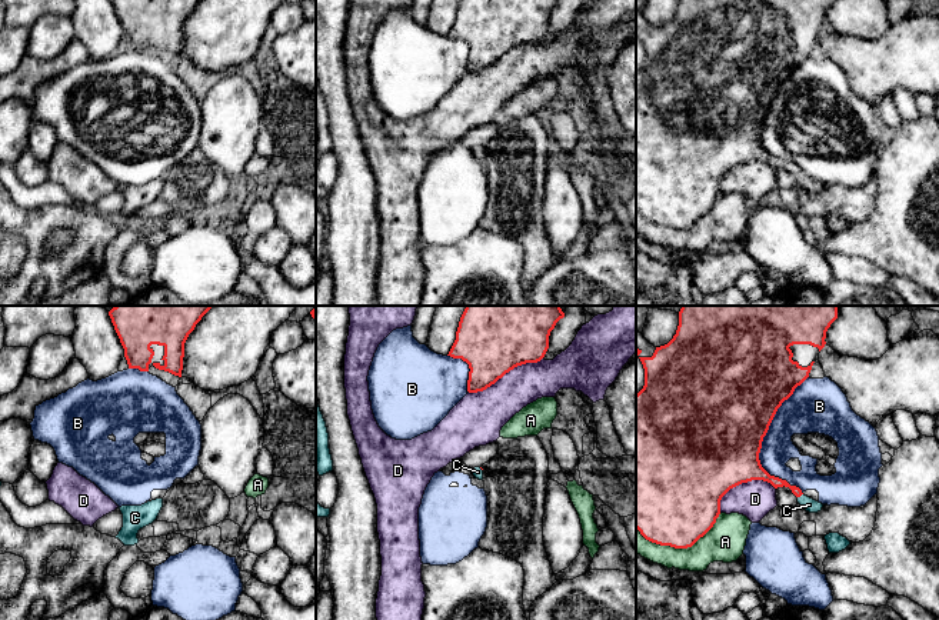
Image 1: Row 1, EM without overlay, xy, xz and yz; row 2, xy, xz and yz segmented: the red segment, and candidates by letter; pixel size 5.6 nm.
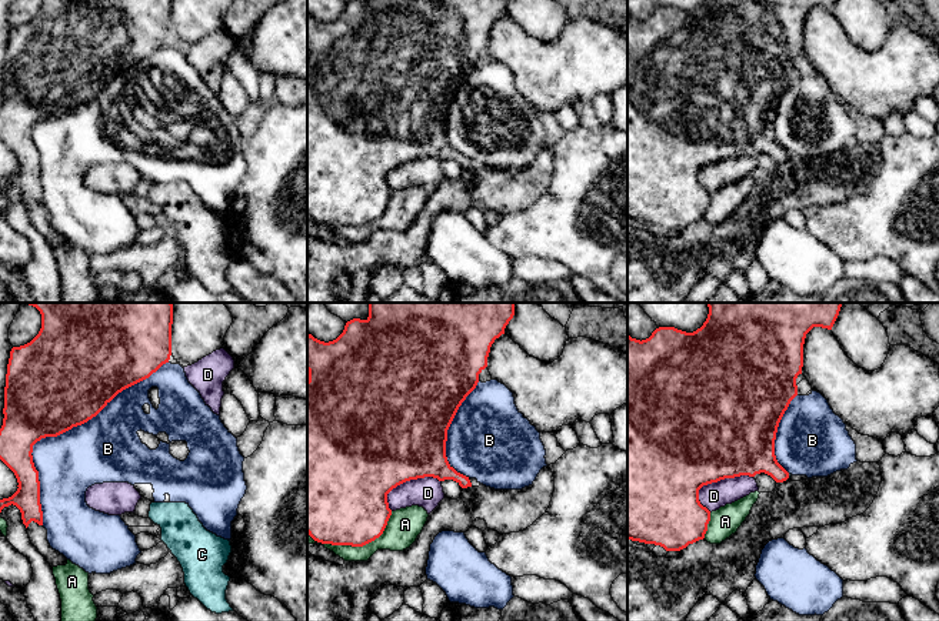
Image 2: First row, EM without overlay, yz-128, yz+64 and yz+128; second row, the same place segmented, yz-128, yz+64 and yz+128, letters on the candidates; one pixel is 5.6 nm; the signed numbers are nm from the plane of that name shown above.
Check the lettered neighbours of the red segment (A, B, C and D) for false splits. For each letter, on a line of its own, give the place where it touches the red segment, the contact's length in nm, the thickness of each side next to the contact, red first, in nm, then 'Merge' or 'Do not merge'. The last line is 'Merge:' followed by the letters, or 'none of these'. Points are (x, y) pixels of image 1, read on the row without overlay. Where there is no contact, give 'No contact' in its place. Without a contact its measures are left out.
A: Touches red at yz (681, 227). Shared border 480 nm. Thickness 480 nm (red) against 220 nm. Do not merge
B: Touches red at yz (762, 120). Shared border 650 nm. Thickness 500 nm (red) against 220 nm. Do not merge
C: Touches red at yz (799, 176). Shared border 40 nm. Thickness 60 nm (red) against 80 nm. Merge
D: Touches red at xz (505, 53). Shared border 460 nm. Thickness 320 nm (red) against 240 nm. Do not merge
Merge: C

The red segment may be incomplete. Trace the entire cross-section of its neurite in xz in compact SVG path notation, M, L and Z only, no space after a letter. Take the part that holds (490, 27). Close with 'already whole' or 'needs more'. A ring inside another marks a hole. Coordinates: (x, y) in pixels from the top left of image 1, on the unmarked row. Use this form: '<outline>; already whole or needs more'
M460 0L447 36L469 44L467 71L483 71L506 53L540 41L559 0Z; already whole

